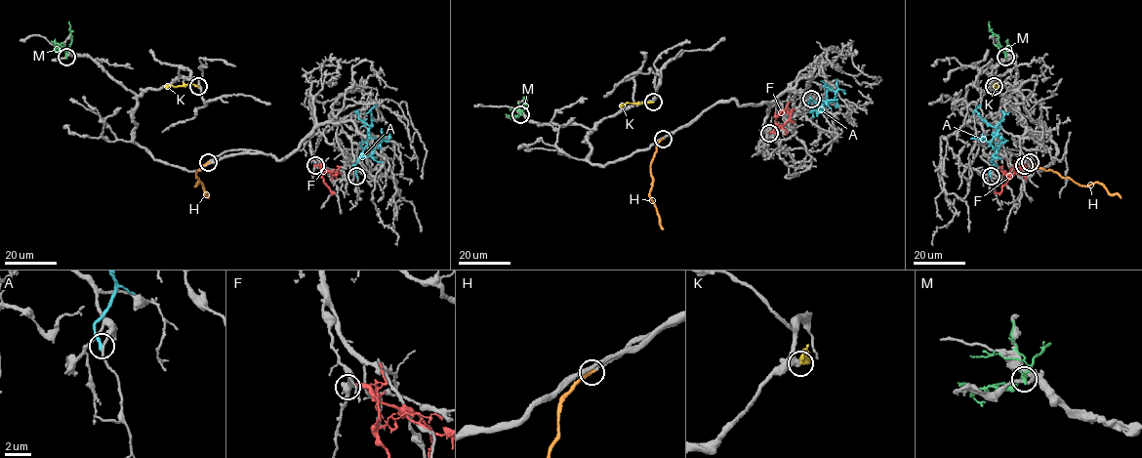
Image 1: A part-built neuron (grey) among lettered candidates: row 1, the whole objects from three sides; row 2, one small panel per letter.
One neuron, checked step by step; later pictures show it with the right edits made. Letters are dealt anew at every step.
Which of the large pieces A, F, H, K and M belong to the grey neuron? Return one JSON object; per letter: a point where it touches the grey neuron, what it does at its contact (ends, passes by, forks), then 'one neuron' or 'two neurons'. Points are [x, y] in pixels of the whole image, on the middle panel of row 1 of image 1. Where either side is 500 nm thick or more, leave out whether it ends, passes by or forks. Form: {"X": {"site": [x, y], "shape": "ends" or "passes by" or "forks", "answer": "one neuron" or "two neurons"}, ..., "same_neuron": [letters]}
{"A": {"site": [811, 99], "shape": "ends", "answer": "two neurons"}, "F": {"site": [769, 133], "shape": "ends", "answer": "two neurons"}, "H": {"site": [663, 139], "shape": "ends", "answer": "one neuron"}, "K": {"site": [653, 102], "shape": "ends", "answer": "two neurons"}, "M": {"site": [520, 114], "shape": "ends", "answer": "two neurons"}, "same_neuron": ["H"]}

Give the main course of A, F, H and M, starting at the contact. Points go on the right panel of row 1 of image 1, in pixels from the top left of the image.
A: (991, 176), (993, 157), (1000, 137), (997, 130), (978, 115), (976, 110), (978, 104)
F: (1024, 165), (1012, 168), (1002, 189), (994, 193)
H: (1030, 162), (1082, 186), (1098, 183), (1109, 193), (1121, 198)
M: (1006, 57), (999, 37), (989, 28), (989, 21)

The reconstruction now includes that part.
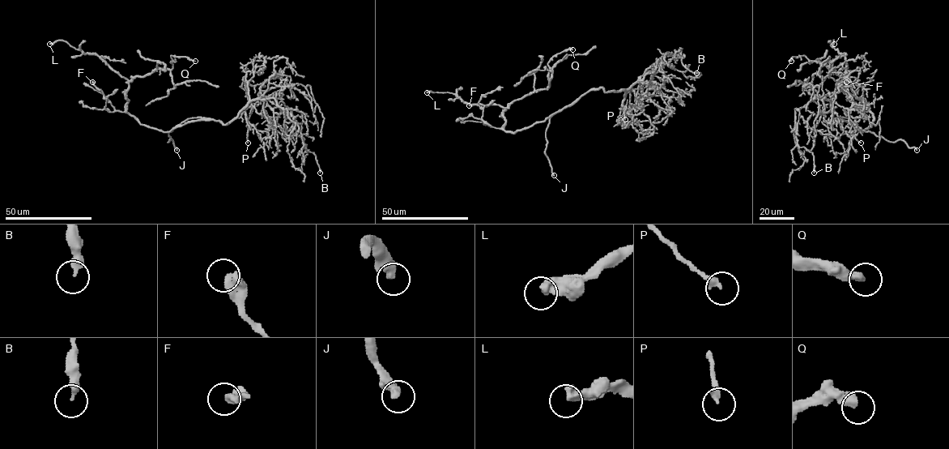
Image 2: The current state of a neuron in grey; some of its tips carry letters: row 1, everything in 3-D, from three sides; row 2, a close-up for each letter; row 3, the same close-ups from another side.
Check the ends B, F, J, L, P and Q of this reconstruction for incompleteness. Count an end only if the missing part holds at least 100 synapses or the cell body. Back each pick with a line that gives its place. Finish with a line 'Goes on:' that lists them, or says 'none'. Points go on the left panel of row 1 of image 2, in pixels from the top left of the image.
J: Place: (176, 150)
Goes on: J

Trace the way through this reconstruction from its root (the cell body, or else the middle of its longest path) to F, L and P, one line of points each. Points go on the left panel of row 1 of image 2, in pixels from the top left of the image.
F: (180, 126), (163, 131), (141, 124), (125, 112), (109, 112), (104, 107), (106, 100), (103, 92), (92, 82)
L: (180, 126), (163, 131), (141, 124), (126, 111), (126, 79), (95, 54), (83, 53), (62, 40), (49, 44)
P: (180, 126), (201, 120), (231, 122), (249, 100), (247, 82), (251, 104), (244, 110), (248, 143)

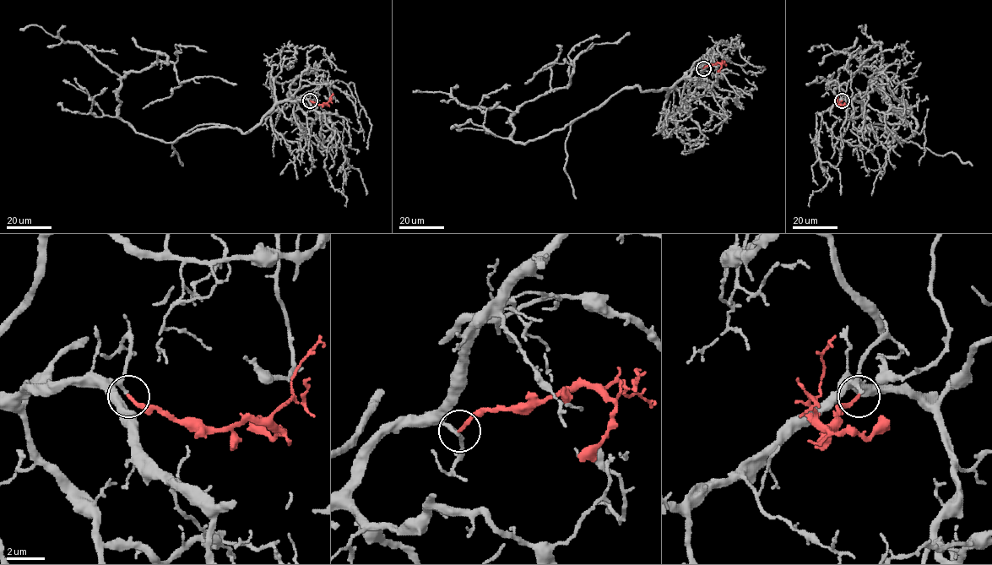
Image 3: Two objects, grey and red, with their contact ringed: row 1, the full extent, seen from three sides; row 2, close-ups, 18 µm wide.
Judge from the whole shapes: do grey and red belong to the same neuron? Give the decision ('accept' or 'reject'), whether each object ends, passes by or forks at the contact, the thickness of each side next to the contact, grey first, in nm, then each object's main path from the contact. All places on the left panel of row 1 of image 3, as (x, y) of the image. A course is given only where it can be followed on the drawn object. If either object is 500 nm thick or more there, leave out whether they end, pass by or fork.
accept; grey passes by; red ends; calibres 170 and 200 nm; course grey (310, 100), (168, 142), (118, 116), (121, 81), (159, 62), (181, 84), (235, 84); course red (310, 100), (320, 104), (327, 103), (333, 93)

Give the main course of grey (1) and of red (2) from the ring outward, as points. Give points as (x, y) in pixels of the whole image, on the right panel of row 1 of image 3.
1: (842, 100), (861, 104), (859, 133), (902, 142), (917, 127), (864, 62), (847, 83), (805, 84)
2: (842, 100), (837, 103), (839, 93)

